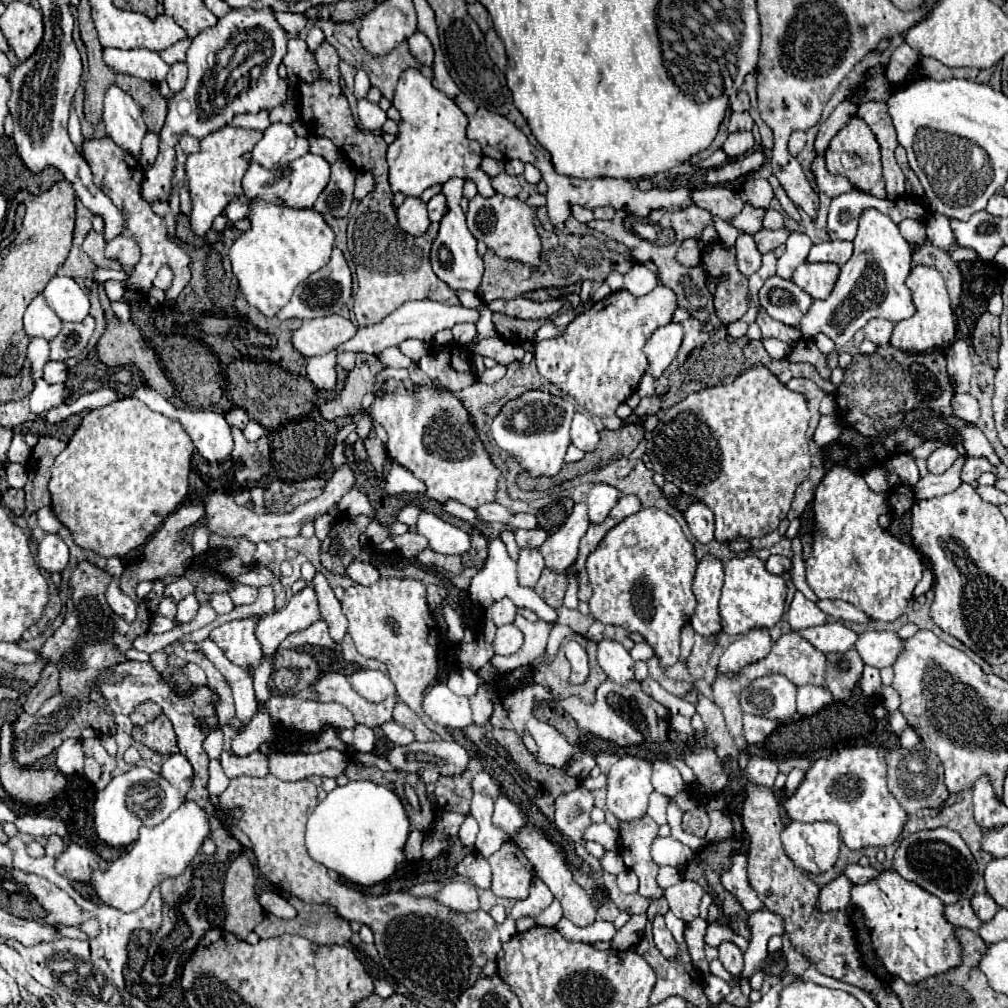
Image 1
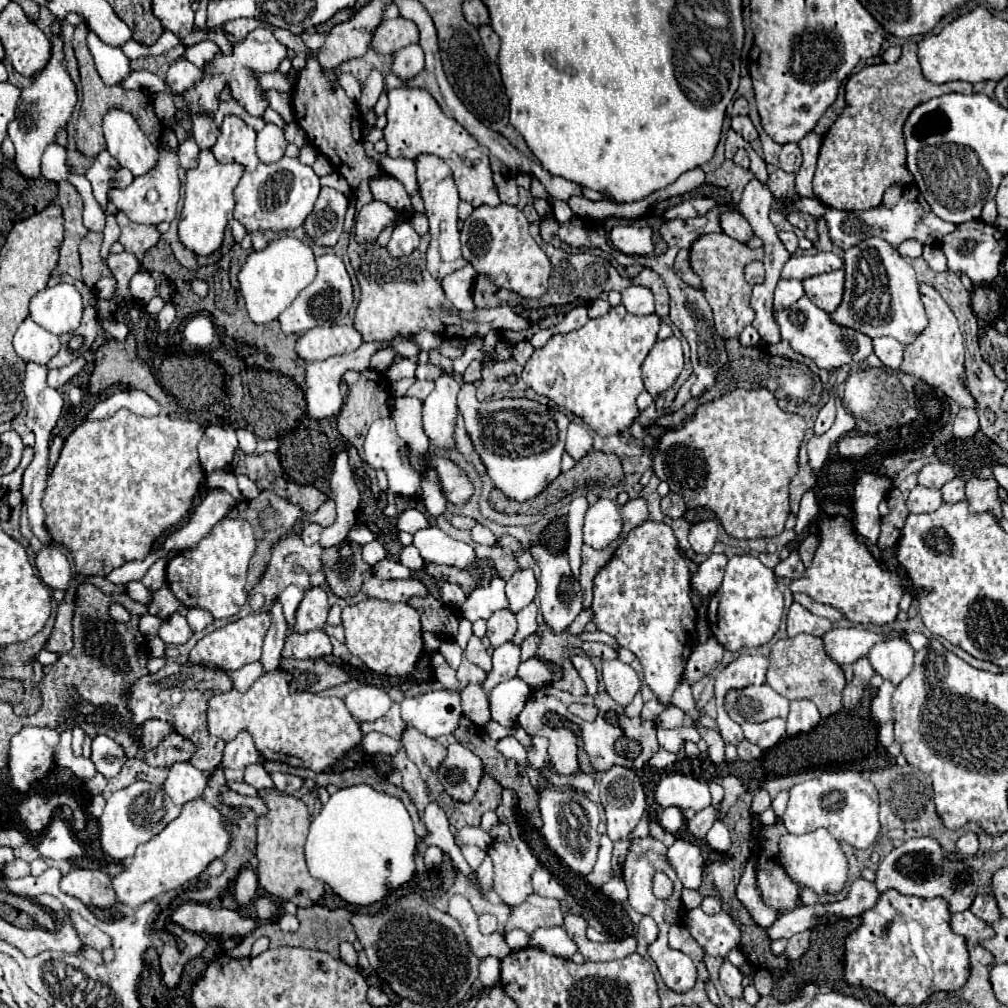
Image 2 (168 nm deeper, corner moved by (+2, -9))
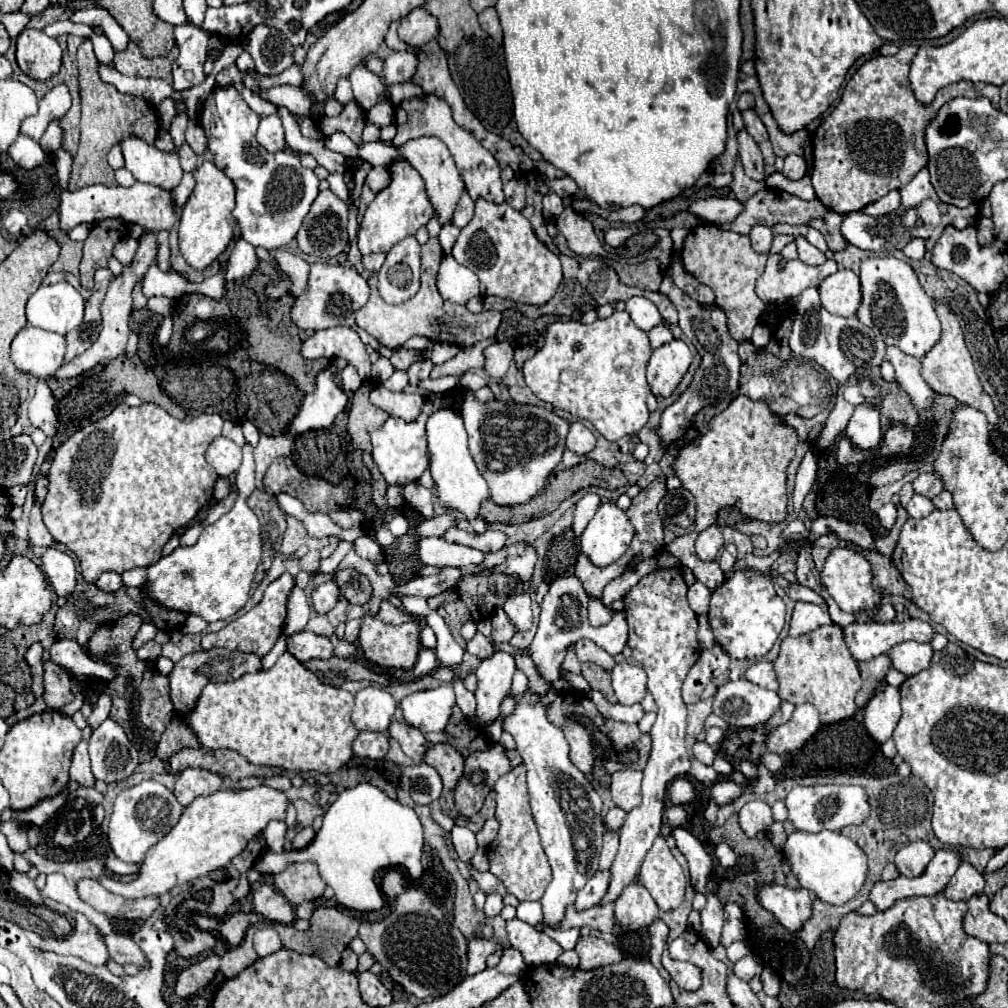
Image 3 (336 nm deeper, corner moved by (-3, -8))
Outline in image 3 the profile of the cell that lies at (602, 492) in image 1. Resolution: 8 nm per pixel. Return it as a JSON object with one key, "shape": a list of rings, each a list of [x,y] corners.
{"shape":[[[604,502],[582,532],[580,550],[594,566],[602,568],[616,562],[628,550],[632,536],[634,528],[624,510],[614,502]]]}

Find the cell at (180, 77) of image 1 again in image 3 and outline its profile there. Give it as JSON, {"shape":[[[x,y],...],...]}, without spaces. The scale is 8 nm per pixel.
{"shape":[[[186,22],[186,24],[174,26],[174,38],[180,50],[180,56],[172,64],[174,90],[186,90],[196,84],[202,84],[204,82],[202,64],[206,60],[210,34],[194,26],[192,22]]]}

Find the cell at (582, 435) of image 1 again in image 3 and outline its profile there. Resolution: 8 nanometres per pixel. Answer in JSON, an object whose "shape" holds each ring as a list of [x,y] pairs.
{"shape":[[[572,422],[570,432],[566,436],[566,450],[586,456],[590,450],[594,450],[594,446],[596,446],[596,436],[582,422]]]}

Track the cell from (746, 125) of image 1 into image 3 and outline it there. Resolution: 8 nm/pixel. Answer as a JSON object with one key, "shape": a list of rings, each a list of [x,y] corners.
{"shape":[[[744,110],[744,112],[742,112],[742,118],[744,118],[744,126],[746,126],[746,130],[754,136],[756,142],[766,142],[766,140],[768,140],[766,126],[762,124],[762,120],[756,116],[754,110]]]}

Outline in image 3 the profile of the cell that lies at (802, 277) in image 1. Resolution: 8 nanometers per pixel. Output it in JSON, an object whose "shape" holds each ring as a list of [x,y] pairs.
{"shape":[[[838,270],[820,284],[822,306],[836,316],[856,316],[860,308],[860,280],[852,270]]]}

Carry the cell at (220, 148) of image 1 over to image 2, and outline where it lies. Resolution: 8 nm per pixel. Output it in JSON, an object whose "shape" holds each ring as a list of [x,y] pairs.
{"shape":[[[211,149],[201,151],[199,165],[187,171],[185,181],[185,199],[179,219],[179,239],[195,255],[209,255],[221,247],[225,227],[233,217],[233,189],[243,175],[241,163],[219,163]]]}

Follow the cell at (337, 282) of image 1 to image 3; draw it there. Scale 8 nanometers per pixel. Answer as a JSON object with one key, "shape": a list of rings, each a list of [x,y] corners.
{"shape":[[[316,262],[310,270],[308,288],[300,296],[296,296],[296,302],[292,306],[292,322],[302,330],[322,330],[338,326],[368,302],[368,294],[370,288],[366,280],[354,268],[330,262]]]}

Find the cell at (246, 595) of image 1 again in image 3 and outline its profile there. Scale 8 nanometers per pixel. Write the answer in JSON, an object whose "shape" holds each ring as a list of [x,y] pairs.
{"shape":[[[244,444],[244,460],[236,472],[236,488],[240,496],[234,508],[224,514],[218,522],[206,526],[192,546],[178,546],[172,554],[160,558],[156,564],[146,568],[144,594],[168,610],[178,610],[184,614],[202,616],[206,622],[226,620],[234,616],[250,598],[250,586],[254,580],[256,566],[262,554],[260,522],[256,514],[246,506],[246,498],[252,494],[254,486],[254,448]]]}

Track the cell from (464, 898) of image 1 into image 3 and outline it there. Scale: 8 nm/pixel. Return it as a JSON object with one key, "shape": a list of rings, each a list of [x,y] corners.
{"shape":[[[474,938],[468,944],[468,968],[466,974],[474,976],[486,968],[486,958],[496,952],[500,946],[496,944],[494,938]]]}

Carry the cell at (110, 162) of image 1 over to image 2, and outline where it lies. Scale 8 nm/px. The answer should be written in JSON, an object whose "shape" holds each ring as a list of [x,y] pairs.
{"shape":[[[123,211],[115,213],[117,223],[121,227],[121,237],[119,243],[125,247],[125,251],[133,253],[139,261],[143,261],[143,255],[157,245],[161,233],[155,225],[139,225],[133,223],[131,219],[127,219],[127,215],[123,215]]]}

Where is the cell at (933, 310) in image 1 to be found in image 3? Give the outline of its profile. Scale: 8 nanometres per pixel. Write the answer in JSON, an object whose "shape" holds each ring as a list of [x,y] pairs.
{"shape":[[[936,302],[936,312],[938,312],[938,318],[942,322],[942,338],[940,342],[924,356],[922,360],[922,378],[938,392],[938,394],[948,394],[948,396],[954,396],[960,404],[968,404],[972,408],[978,408],[980,412],[986,414],[988,422],[992,426],[998,424],[998,414],[994,410],[994,404],[992,404],[992,398],[984,392],[980,380],[978,380],[978,374],[974,370],[974,362],[972,362],[972,356],[964,344],[964,336],[962,336],[962,328],[960,328],[960,322],[956,320],[956,316],[950,312],[950,308],[942,302]]]}

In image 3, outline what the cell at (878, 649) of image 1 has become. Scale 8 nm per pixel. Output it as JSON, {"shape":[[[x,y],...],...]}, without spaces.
{"shape":[[[902,642],[888,652],[892,660],[892,668],[900,670],[906,676],[926,670],[930,666],[932,654],[934,648],[930,644],[920,644],[920,642]]]}

